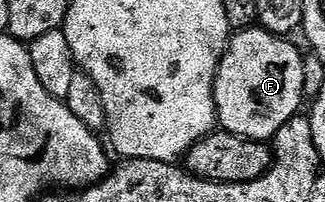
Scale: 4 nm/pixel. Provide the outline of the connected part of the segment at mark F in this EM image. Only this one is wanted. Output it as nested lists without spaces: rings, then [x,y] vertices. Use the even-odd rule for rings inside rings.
[[[261,27],[235,32],[214,80],[217,124],[232,135],[269,142],[288,119],[299,116],[306,78],[308,71],[302,53],[290,39]]]

